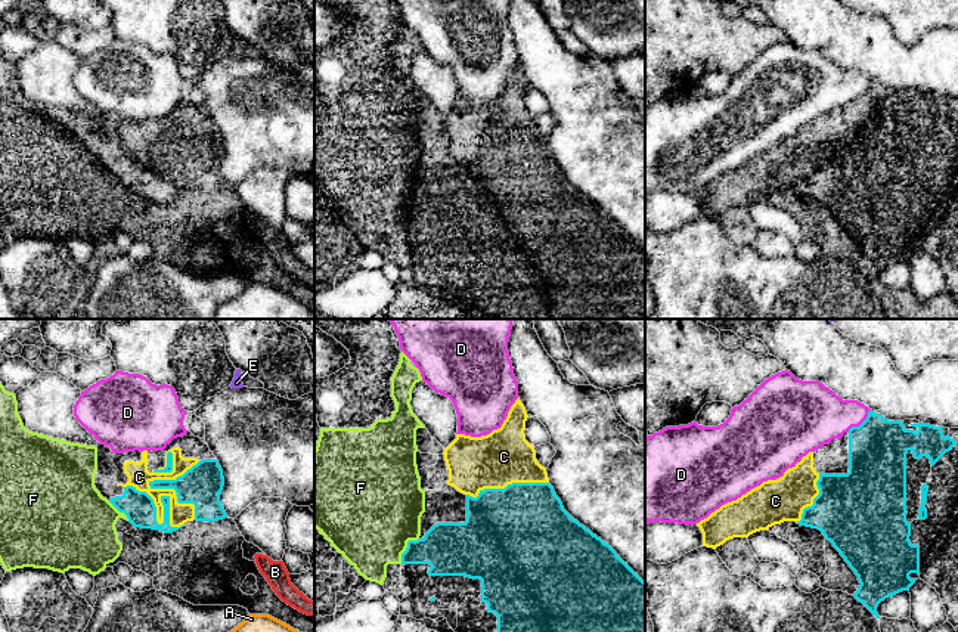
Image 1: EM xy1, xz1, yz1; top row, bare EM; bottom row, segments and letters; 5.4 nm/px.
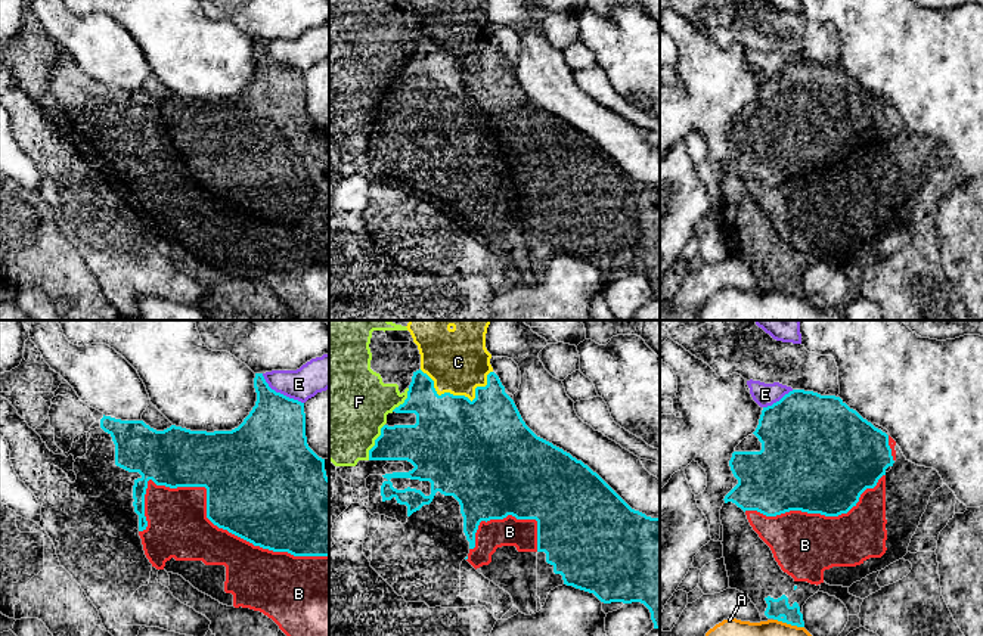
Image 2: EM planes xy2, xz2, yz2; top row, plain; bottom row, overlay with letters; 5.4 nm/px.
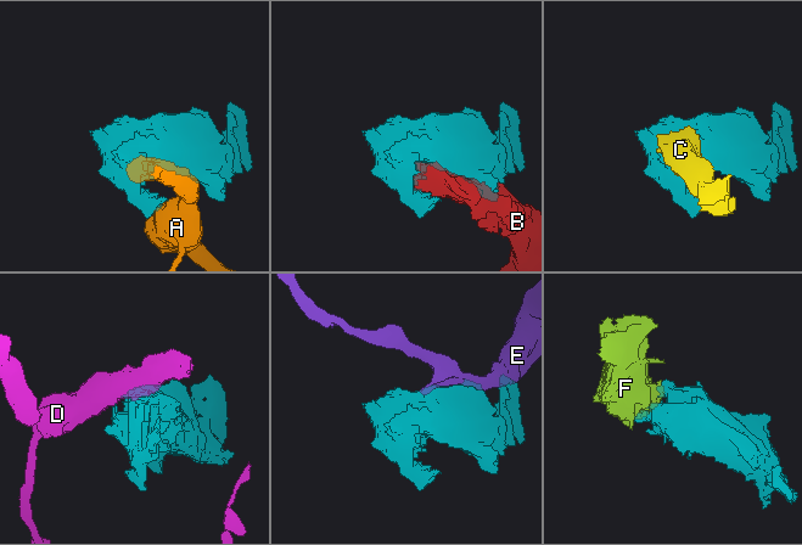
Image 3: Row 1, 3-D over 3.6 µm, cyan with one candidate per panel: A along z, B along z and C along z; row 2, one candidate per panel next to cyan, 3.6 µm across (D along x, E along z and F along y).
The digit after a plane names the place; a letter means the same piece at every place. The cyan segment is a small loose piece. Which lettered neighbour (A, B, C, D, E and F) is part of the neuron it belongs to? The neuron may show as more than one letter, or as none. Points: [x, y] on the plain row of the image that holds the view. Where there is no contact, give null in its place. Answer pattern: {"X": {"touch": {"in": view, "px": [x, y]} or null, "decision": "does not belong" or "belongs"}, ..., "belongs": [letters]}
{"A": {"touch": {"in": "yz2", "px": [788, 292]}, "decision": "does not belong"}, "B": {"touch": {"in": "xy2", "px": [225, 198]}, "decision": "belongs"}, "C": {"touch": {"in": "xy1", "px": [164, 182]}, "decision": "does not belong"}, "D": {"touch": {"in": "yz1", "px": [862, 92]}, "decision": "does not belong"}, "E": {"touch": {"in": "xy2", "px": [279, 62]}, "decision": "does not belong"}, "F": {"touch": {"in": "xz2", "px": [375, 111]}, "decision": "belongs"}, "belongs": ["B", "F"]}

